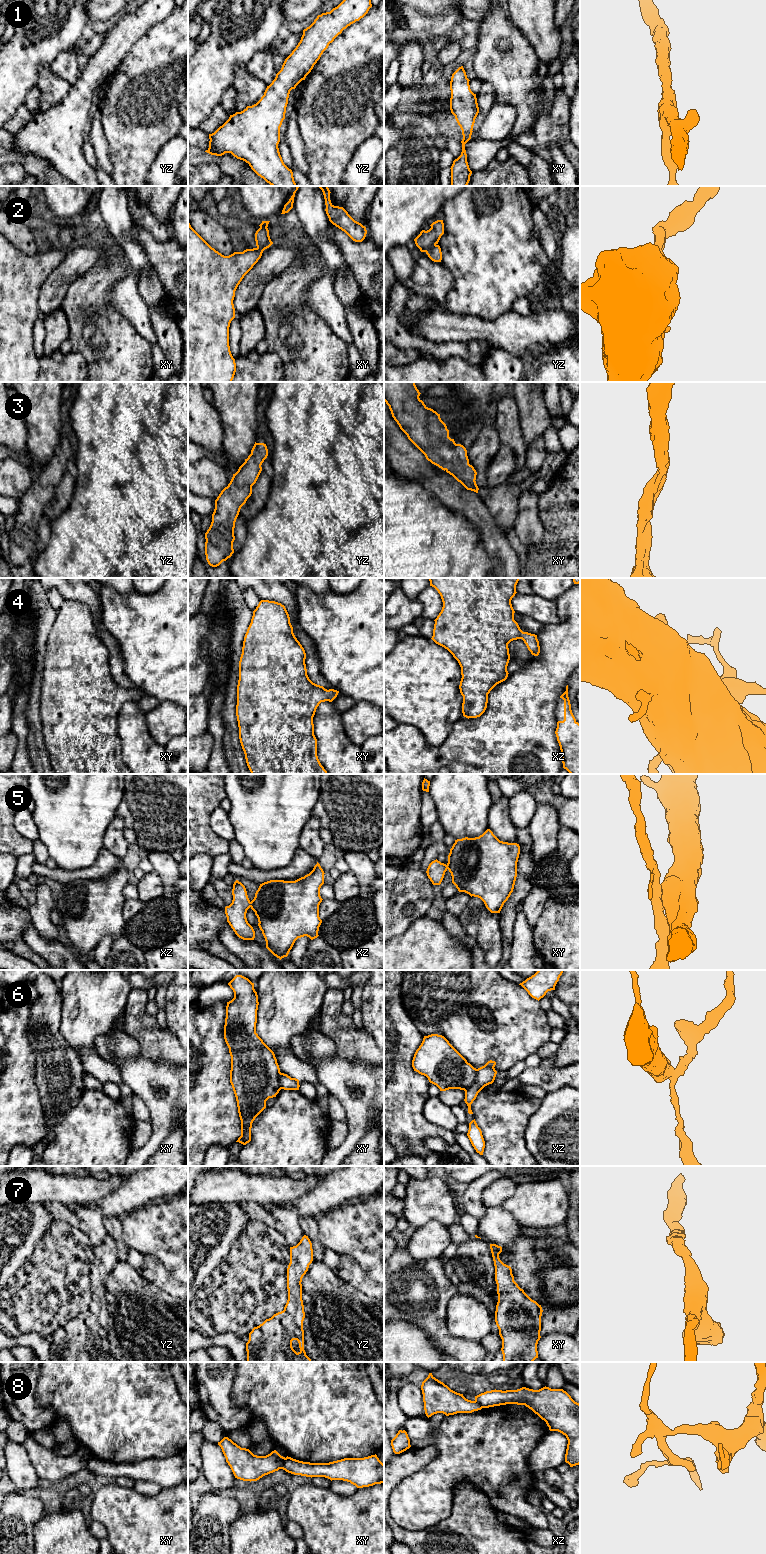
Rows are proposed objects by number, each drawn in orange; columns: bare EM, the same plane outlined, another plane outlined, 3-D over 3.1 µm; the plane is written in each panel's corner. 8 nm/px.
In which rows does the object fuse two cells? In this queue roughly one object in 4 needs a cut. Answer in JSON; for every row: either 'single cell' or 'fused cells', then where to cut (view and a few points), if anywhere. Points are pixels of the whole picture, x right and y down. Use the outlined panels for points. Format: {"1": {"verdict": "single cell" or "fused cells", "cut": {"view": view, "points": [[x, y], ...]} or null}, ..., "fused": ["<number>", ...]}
{"1": {"verdict": "single cell", "cut": null}, "2": {"verdict": "fused cells", "cut": {"view": "yz", "points": [[435, 244], [426, 252]]}}, "3": {"verdict": "single cell", "cut": null}, "4": {"verdict": "single cell", "cut": null}, "5": {"verdict": "fused cells", "cut": {"view": "xz", "points": [[250, 902], [251, 906]]}}, "6": {"verdict": "fused cells", "cut": {"view": "xz", "points": [[477, 1069], [474, 1081], [464, 1090]]}}, "7": {"verdict": "single cell", "cut": null}, "8": {"verdict": "fused cells", "cut": {"view": "xy", "points": [[285, 1458], [281, 1468]]}}, "fused": ["2", "5", "6", "8"]}

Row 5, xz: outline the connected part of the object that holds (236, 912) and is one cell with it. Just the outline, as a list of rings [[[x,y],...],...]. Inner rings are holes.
[[[238,880],[233,884],[232,895],[232,903],[225,907],[227,922],[239,938],[254,940],[255,931],[246,918],[246,913],[251,907],[251,902],[245,886]]]

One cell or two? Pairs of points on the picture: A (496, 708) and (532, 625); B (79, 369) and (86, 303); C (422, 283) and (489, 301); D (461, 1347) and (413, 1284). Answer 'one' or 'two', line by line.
A: two
B: two
C: two
D: one

